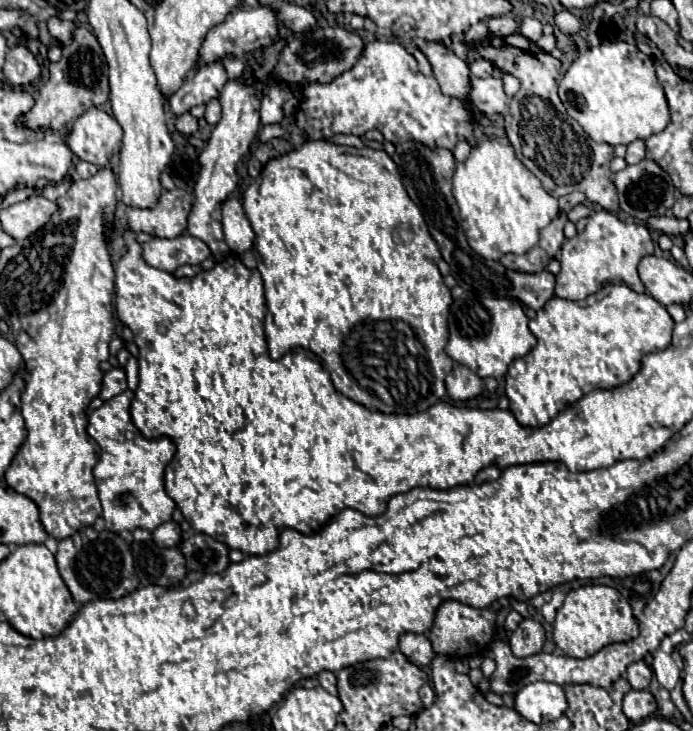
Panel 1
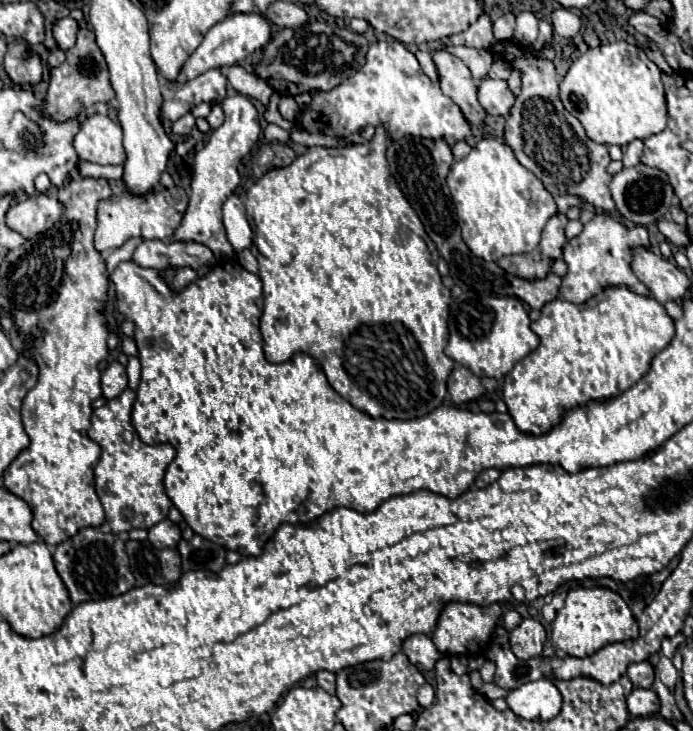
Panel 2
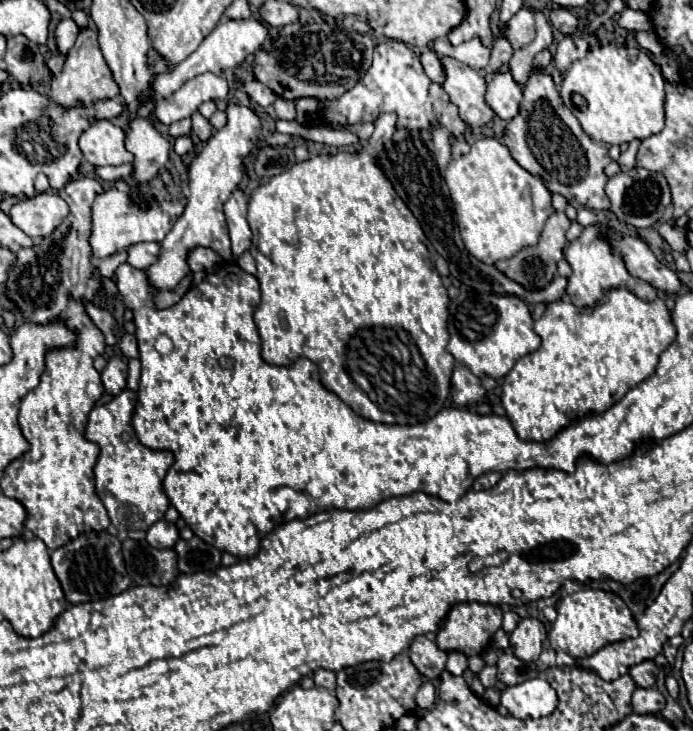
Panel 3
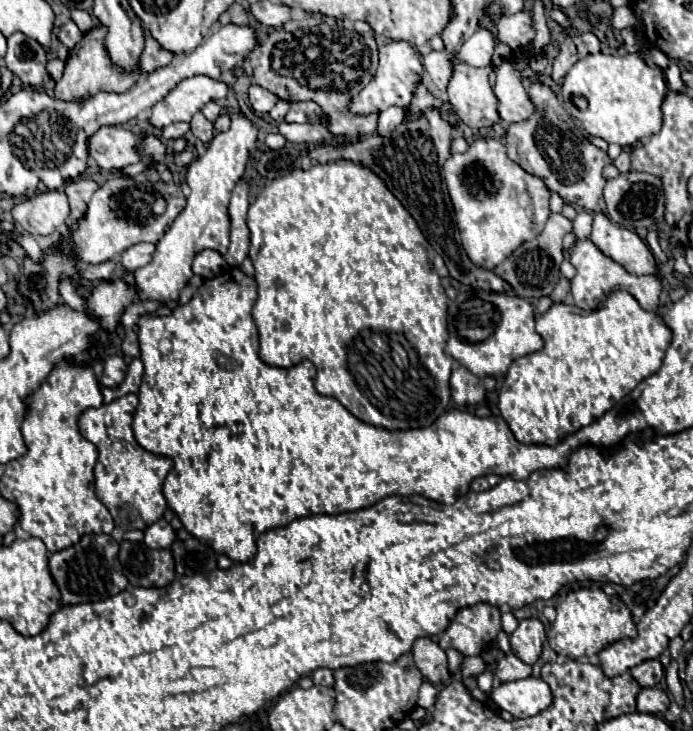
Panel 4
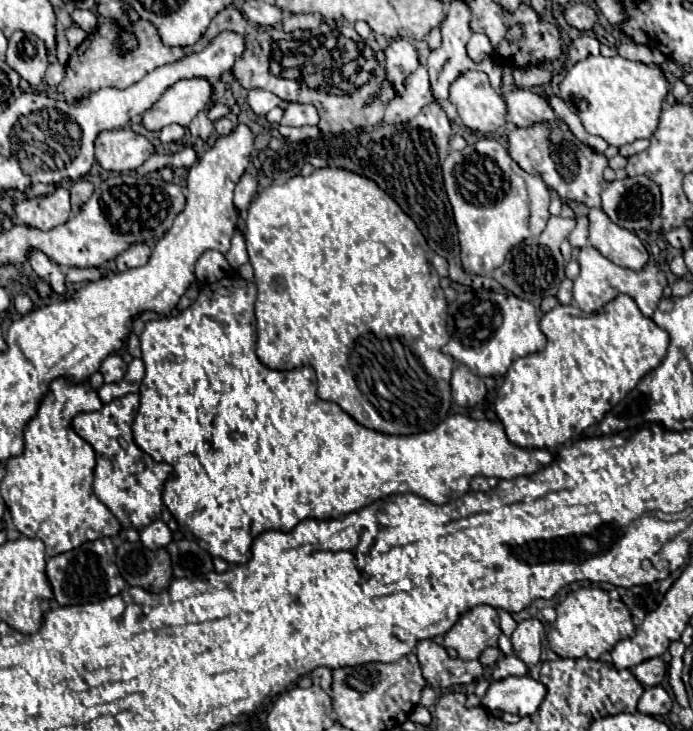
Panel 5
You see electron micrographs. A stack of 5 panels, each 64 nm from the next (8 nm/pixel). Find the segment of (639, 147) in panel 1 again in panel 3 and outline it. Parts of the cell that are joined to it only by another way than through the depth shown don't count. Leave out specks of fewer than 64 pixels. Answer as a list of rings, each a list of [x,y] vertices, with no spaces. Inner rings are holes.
[[[632,140],[628,146],[624,146],[622,156],[620,156],[620,160],[618,160],[618,164],[620,164],[620,168],[622,168],[624,172],[628,172],[628,170],[632,170],[632,168],[634,168],[638,146],[640,146],[640,140]]]

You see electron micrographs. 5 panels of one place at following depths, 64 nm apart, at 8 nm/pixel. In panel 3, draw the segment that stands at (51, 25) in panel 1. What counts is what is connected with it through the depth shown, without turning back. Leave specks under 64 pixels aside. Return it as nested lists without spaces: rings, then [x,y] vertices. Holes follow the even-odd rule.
[[[68,18],[68,20],[62,20],[62,22],[56,26],[56,30],[54,30],[54,36],[56,36],[58,50],[60,50],[62,54],[66,54],[66,52],[72,48],[72,44],[76,42],[76,36],[78,36],[78,32],[80,32],[80,28],[76,26],[76,22],[74,22],[72,18]]]

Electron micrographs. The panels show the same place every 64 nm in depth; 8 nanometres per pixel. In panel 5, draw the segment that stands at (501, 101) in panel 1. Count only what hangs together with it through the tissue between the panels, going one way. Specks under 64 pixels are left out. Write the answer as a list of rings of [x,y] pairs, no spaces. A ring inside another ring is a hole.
[[[512,66],[502,68],[500,94],[506,100],[506,120],[522,128],[532,126],[536,122],[544,122],[544,120],[554,120],[556,114],[548,106],[548,100],[544,100],[532,90],[518,88],[514,84],[512,70],[514,70]]]

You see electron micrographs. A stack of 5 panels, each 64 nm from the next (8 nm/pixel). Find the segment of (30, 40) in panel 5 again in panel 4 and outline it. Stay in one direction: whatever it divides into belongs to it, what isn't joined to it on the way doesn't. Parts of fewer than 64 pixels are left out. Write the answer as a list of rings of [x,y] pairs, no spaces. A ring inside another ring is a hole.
[[[16,32],[8,38],[8,52],[6,52],[6,68],[18,76],[24,84],[34,88],[42,86],[42,78],[46,74],[46,52],[36,42]]]

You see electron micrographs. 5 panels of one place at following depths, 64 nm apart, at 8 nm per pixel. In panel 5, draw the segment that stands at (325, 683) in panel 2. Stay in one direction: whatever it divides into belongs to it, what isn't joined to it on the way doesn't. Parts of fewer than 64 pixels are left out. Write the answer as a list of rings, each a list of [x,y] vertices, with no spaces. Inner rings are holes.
[[[316,668],[312,670],[312,682],[314,684],[320,684],[324,690],[330,690],[330,684],[332,684],[332,670],[330,668]]]

